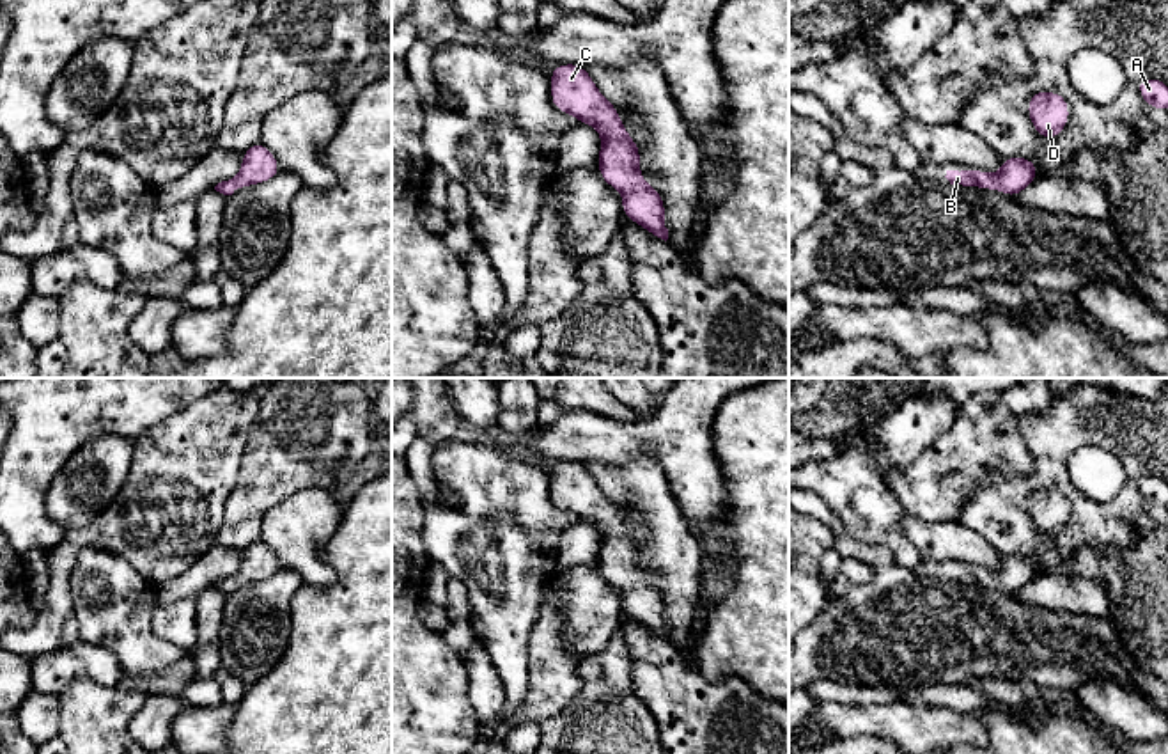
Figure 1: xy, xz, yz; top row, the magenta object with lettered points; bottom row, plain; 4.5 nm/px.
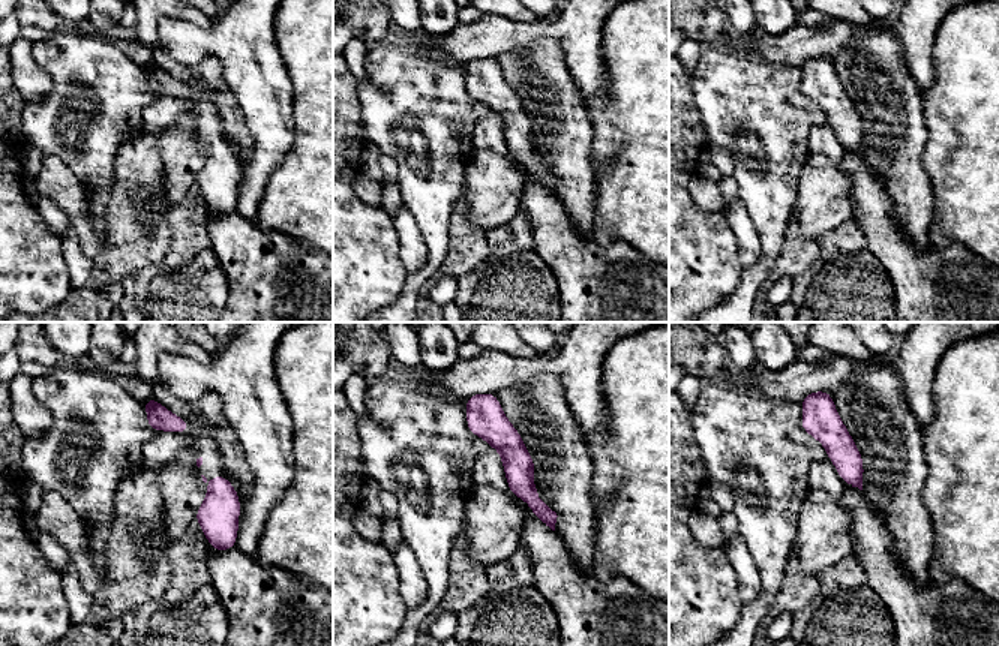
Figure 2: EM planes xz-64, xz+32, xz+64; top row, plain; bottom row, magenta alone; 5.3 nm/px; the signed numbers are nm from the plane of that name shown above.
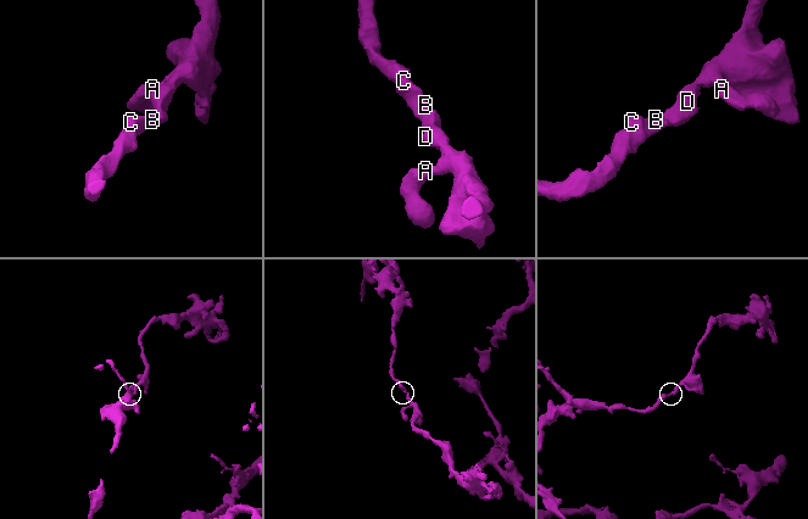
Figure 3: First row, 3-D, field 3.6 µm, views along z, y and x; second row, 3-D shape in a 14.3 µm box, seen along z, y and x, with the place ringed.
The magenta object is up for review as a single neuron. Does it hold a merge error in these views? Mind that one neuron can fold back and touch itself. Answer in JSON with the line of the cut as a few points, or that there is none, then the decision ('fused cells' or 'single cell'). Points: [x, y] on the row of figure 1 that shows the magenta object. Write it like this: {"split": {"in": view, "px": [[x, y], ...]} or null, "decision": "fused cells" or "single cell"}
{"split": null, "decision": "single cell"}

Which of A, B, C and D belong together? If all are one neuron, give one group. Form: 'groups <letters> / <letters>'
groups A B C D

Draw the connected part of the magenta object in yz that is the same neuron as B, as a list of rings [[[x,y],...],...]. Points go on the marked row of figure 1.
[[[1008,156],[1003,158],[1001,169],[991,176],[984,170],[969,169],[969,170],[946,170],[945,176],[950,185],[964,188],[968,185],[984,188],[984,190],[1000,190],[1003,195],[1016,197],[1028,185],[1032,185],[1037,177],[1037,165],[1030,158]]]

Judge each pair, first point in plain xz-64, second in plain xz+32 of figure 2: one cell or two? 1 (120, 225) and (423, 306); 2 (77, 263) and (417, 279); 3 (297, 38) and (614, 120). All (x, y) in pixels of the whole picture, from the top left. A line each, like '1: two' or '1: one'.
1: one
2: two
3: one

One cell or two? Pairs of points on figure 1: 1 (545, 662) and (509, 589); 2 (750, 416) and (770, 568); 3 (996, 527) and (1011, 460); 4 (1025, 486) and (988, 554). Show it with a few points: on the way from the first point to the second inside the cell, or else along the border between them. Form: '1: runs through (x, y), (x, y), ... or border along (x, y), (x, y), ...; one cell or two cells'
1: border along (541, 593), (539, 618), (529, 639), (527, 675); two cells
2: runs through (770, 453), (770, 531); one cell
3: border along (1023, 439), (1032, 471), (991, 474), (970, 497); two cells
4: border along (959, 520), (977, 531), (1002, 556); two cells

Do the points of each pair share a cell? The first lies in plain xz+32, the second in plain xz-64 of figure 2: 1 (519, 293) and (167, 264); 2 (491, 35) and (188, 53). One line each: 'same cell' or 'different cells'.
1: different cells
2: same cell

